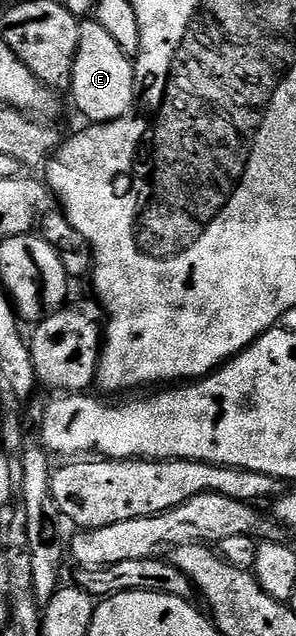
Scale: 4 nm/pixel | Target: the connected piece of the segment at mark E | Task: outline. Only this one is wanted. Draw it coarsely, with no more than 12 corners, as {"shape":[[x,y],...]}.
{"shape":[[94,18],[80,23],[69,96],[91,124],[135,104],[135,66]]}

